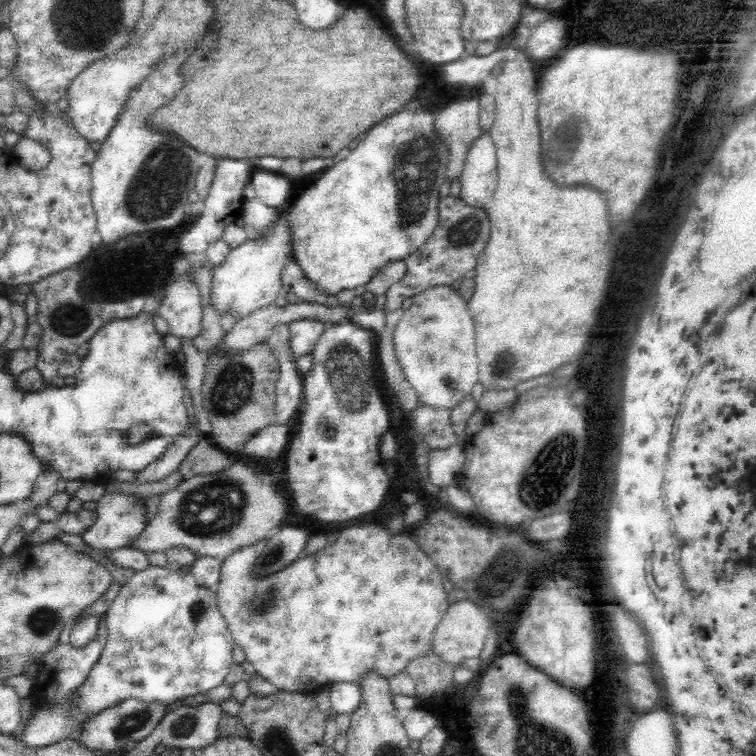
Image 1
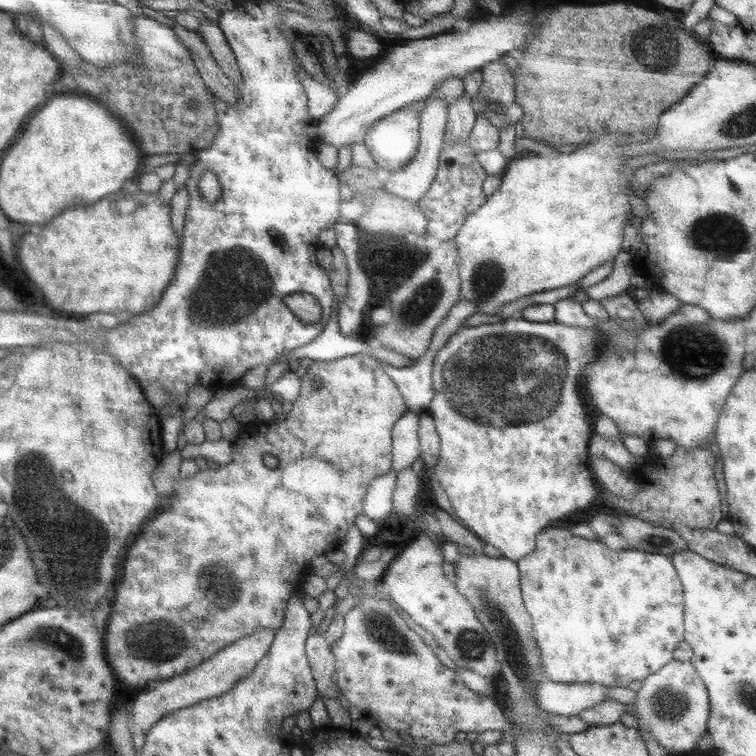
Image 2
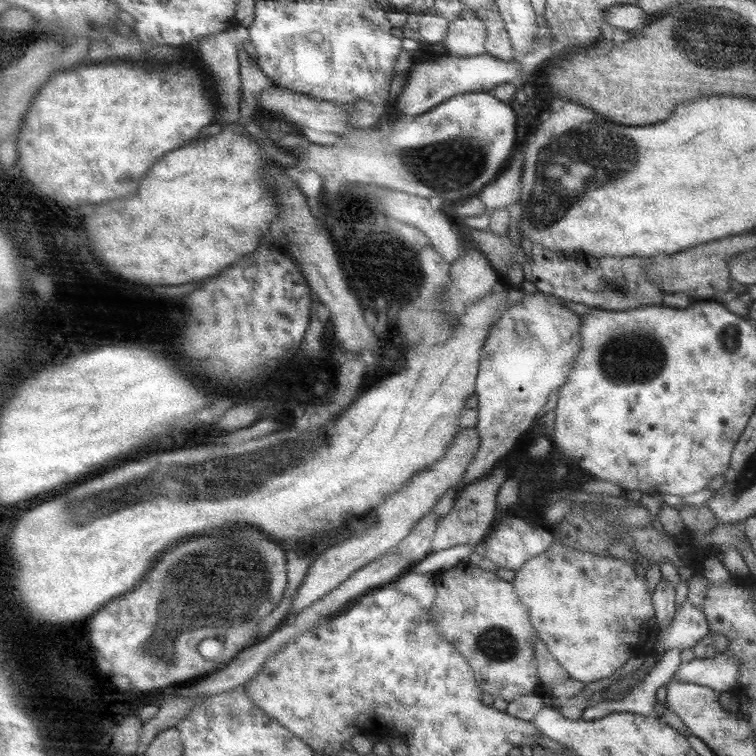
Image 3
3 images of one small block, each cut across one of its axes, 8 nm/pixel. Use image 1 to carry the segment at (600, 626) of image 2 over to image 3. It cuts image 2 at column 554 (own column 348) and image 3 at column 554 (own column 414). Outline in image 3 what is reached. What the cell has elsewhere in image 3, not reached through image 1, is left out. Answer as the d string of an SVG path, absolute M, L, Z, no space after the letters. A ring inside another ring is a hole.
M554 540L548 550L529 558L515 573L515 589L522 604L528 607L539 639L572 679L590 683L610 678L631 656L646 657L649 653L639 646L639 632L645 620L654 617L653 597L648 592L644 575L636 573L634 565L622 562L615 556L570 548Z

